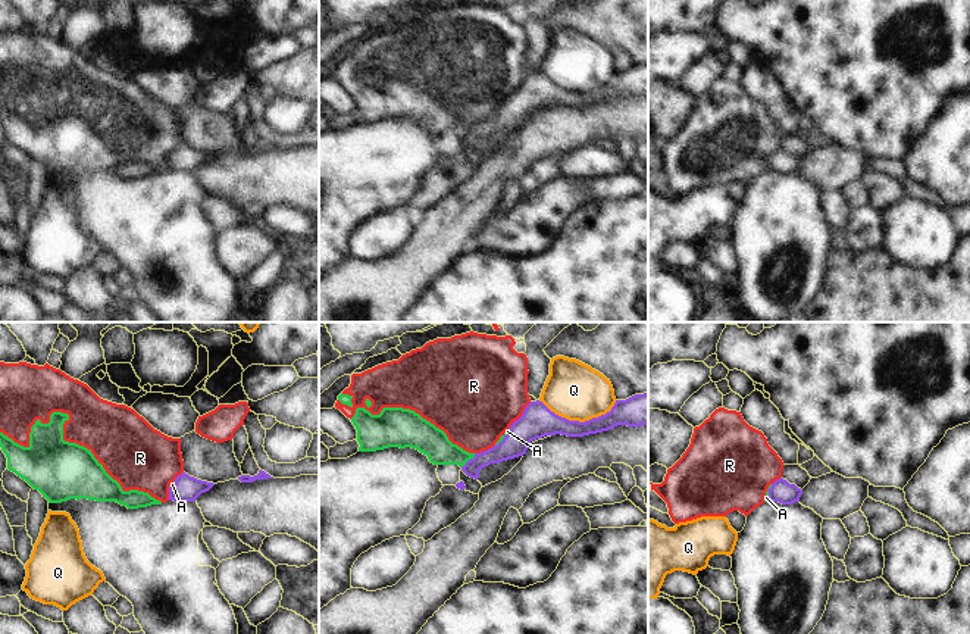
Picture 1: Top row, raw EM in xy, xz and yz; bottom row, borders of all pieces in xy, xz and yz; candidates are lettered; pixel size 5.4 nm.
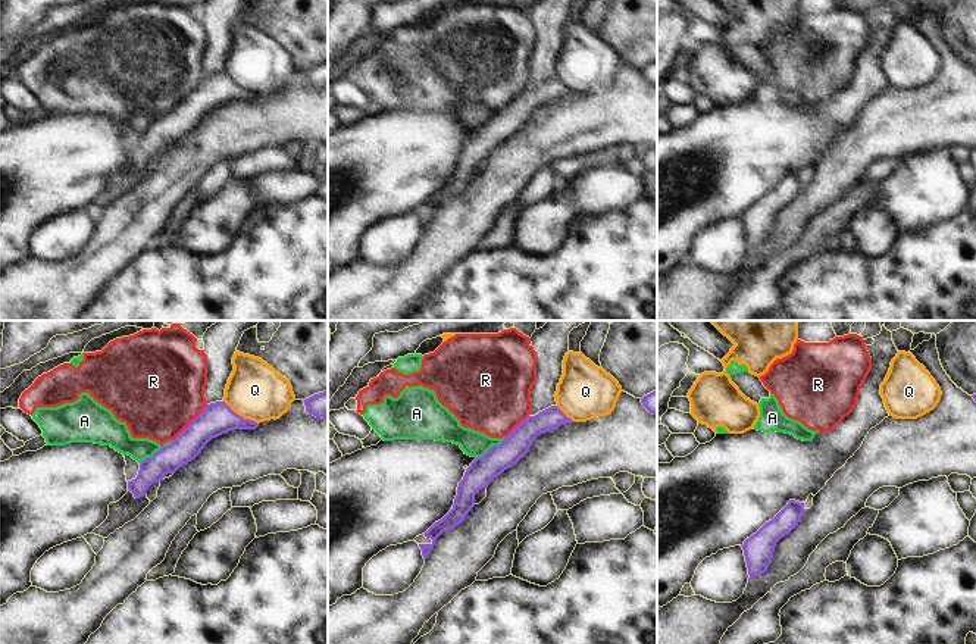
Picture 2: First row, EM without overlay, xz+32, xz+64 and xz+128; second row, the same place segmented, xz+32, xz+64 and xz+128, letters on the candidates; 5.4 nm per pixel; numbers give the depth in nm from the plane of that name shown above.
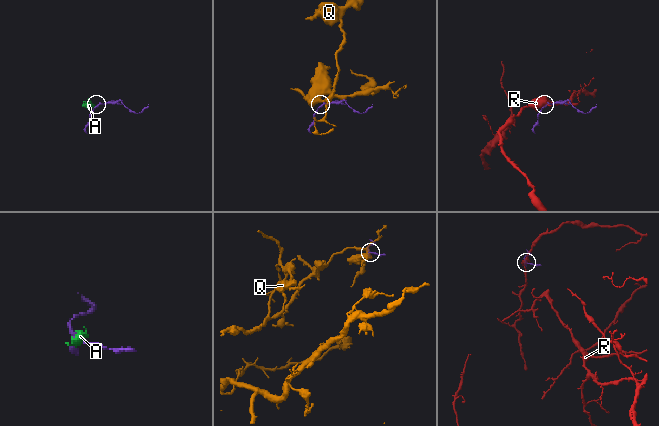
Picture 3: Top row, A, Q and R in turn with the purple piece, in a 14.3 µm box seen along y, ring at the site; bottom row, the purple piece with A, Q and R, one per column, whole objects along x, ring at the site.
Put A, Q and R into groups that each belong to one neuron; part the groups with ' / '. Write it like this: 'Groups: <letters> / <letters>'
Groups: A R / Q.

